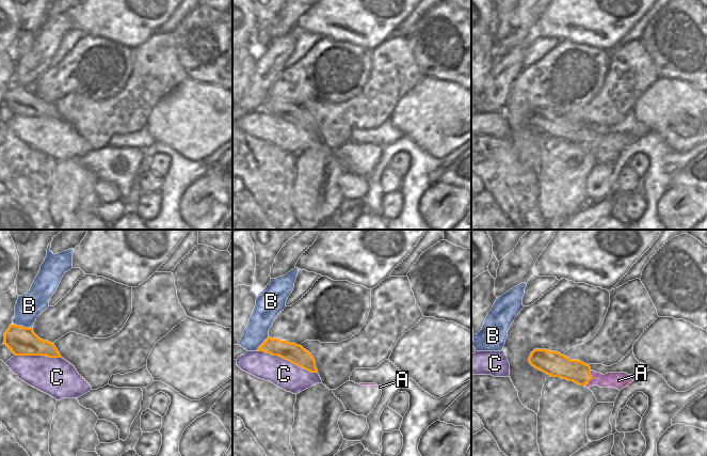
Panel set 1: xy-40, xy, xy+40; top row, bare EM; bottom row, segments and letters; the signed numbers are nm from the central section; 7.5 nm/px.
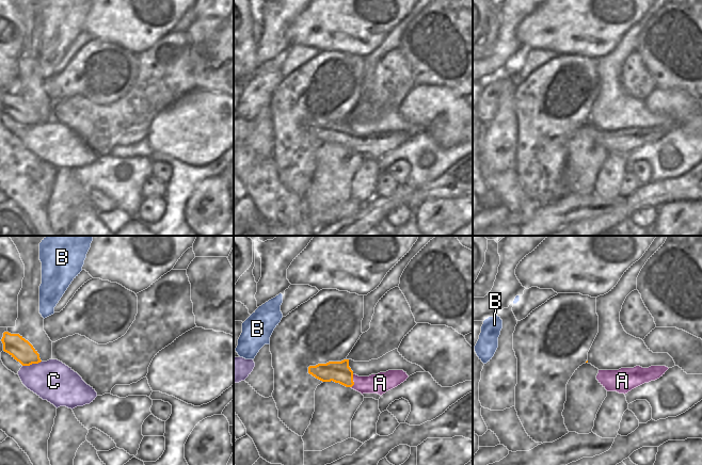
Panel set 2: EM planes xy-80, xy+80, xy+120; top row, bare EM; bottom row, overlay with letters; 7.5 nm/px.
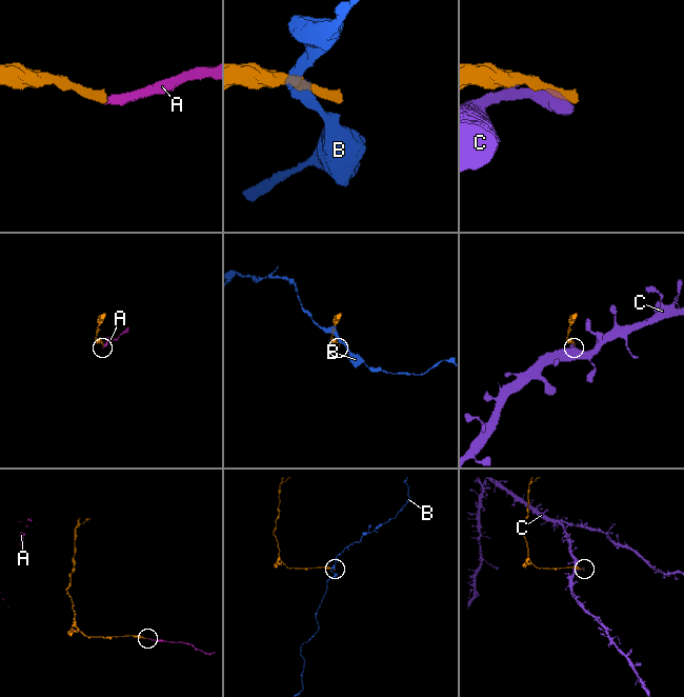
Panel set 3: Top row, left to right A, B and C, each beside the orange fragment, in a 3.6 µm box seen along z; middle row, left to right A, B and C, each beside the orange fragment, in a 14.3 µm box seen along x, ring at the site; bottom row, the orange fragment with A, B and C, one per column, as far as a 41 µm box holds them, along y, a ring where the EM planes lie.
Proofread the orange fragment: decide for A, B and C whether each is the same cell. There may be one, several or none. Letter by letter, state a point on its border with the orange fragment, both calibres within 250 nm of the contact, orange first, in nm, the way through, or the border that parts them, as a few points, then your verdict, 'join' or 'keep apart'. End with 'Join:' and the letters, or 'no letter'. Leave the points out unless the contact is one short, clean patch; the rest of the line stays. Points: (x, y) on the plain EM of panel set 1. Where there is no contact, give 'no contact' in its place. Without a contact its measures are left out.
A: meets orange in xy+40 at (591, 139); 170 nm thick on the orange side, 130 nm on the other; runs through xy+40 (575, 131), (591, 139), (619, 141); join
B: meets orange in xy-40 at (21, 87); 220 nm thick on the orange side, 190 nm on the other; border along xy-40 (13, 83), (31, 89); keep apart
C: meets orange in xy at (287, 121); 150 nm thick on the orange side, 200 nm on the other; keep apart
Join: A

